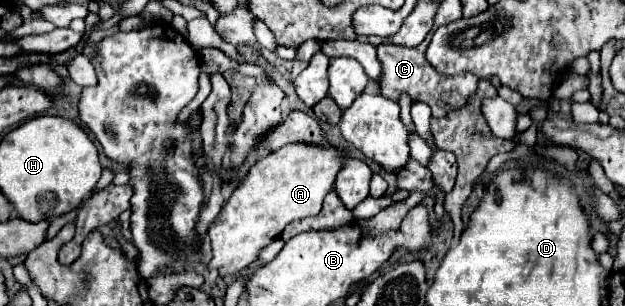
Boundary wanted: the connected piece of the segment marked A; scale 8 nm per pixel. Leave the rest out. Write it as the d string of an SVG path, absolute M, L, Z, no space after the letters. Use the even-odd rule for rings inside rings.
M287 144L277 152L263 156L247 172L245 180L237 184L207 232L213 244L213 258L209 260L207 270L215 268L221 278L237 274L255 262L259 250L275 240L289 222L315 216L335 182L341 168L341 156L343 154L333 146L319 148L305 144Z

